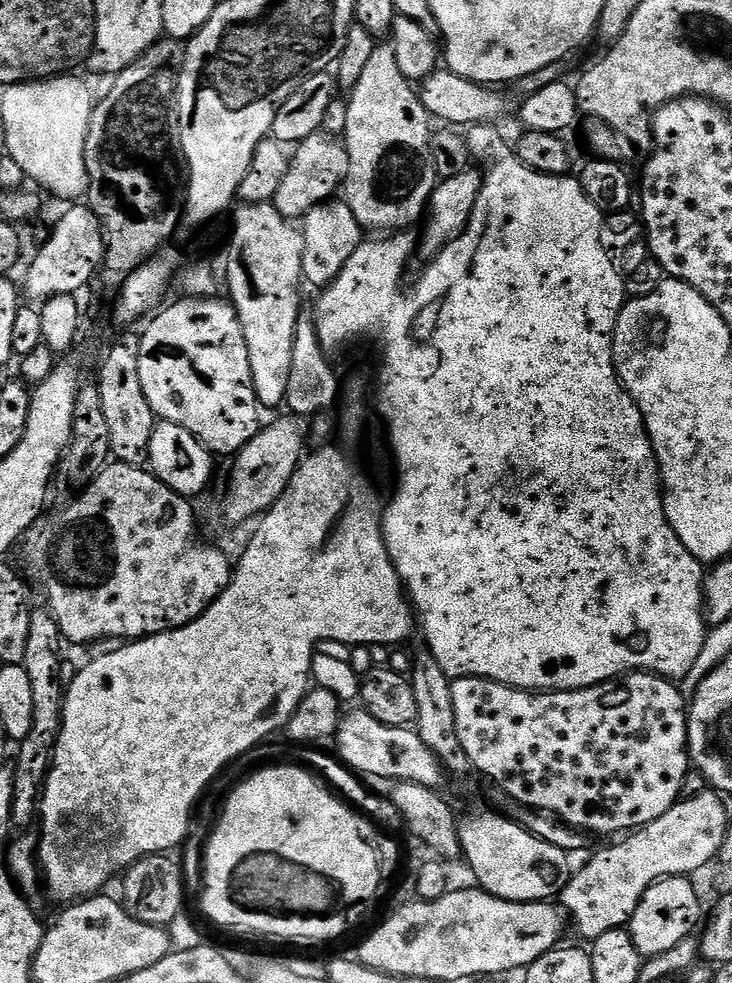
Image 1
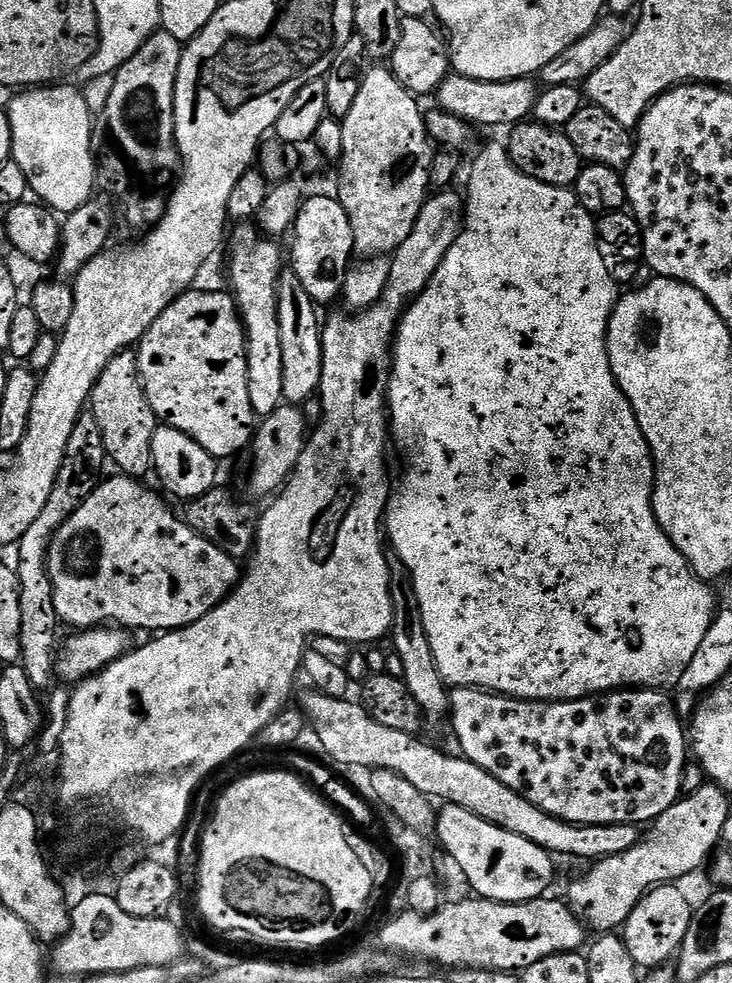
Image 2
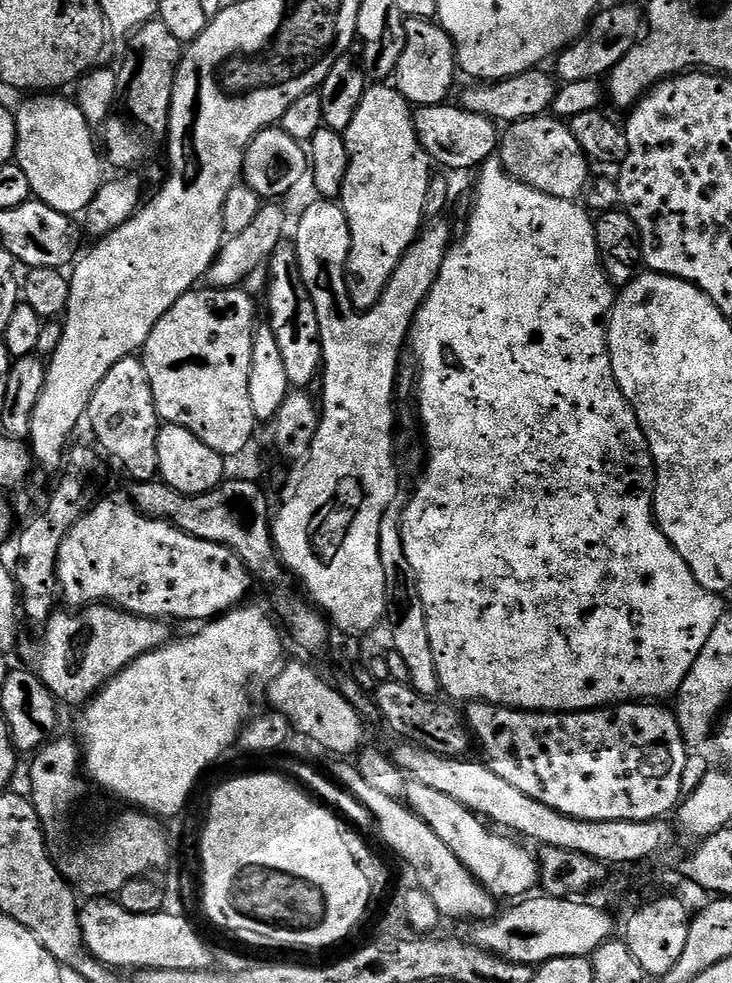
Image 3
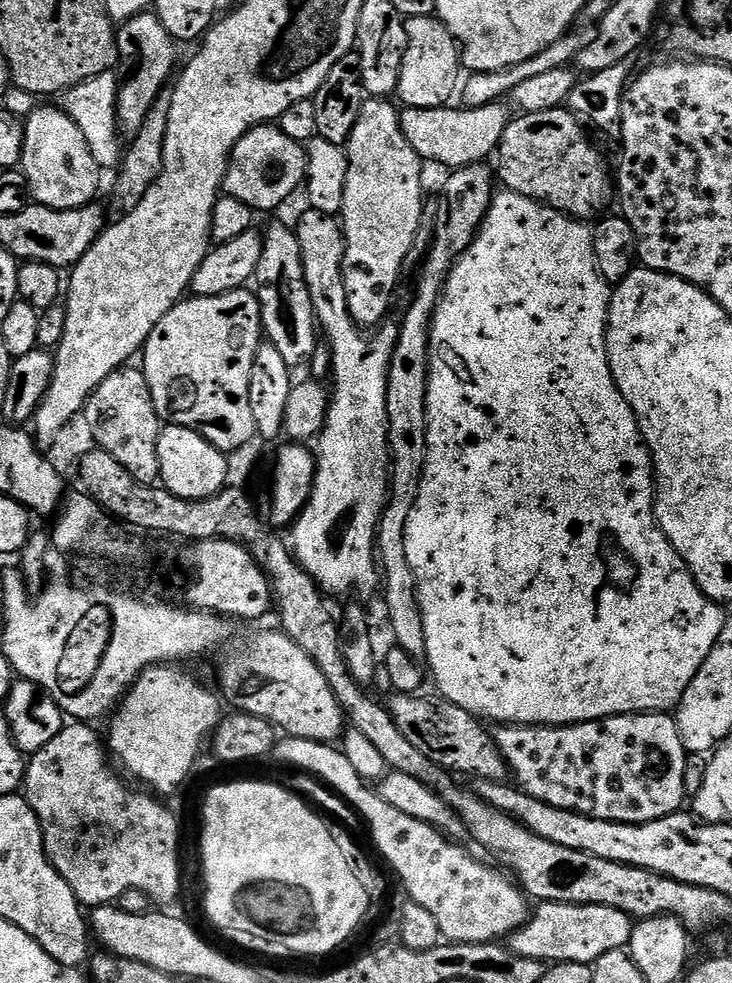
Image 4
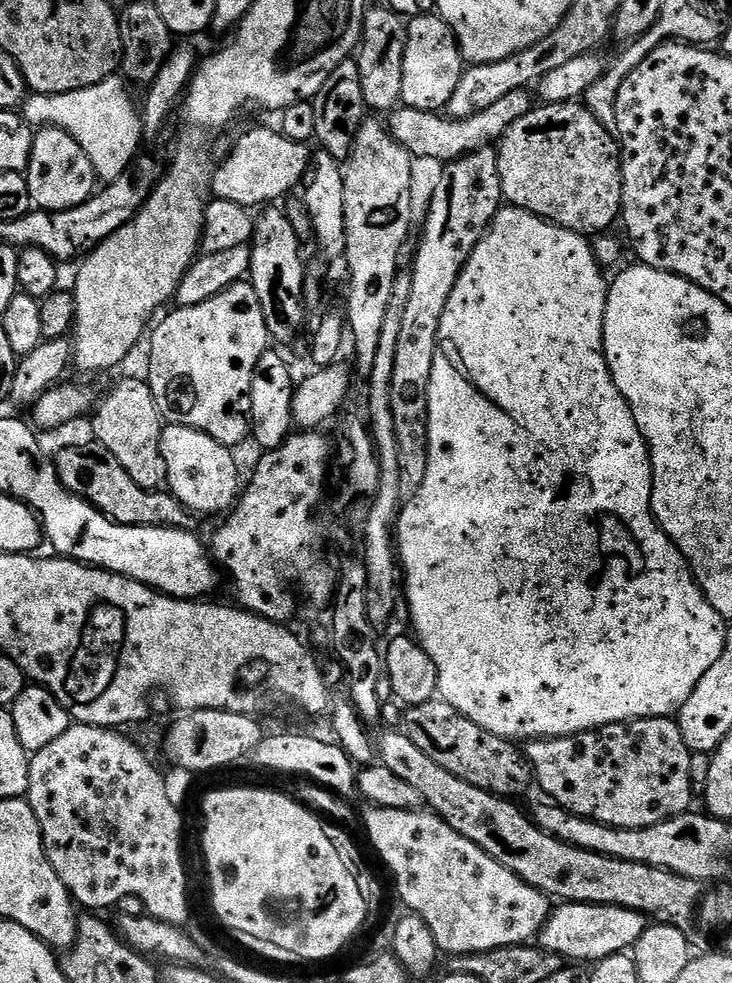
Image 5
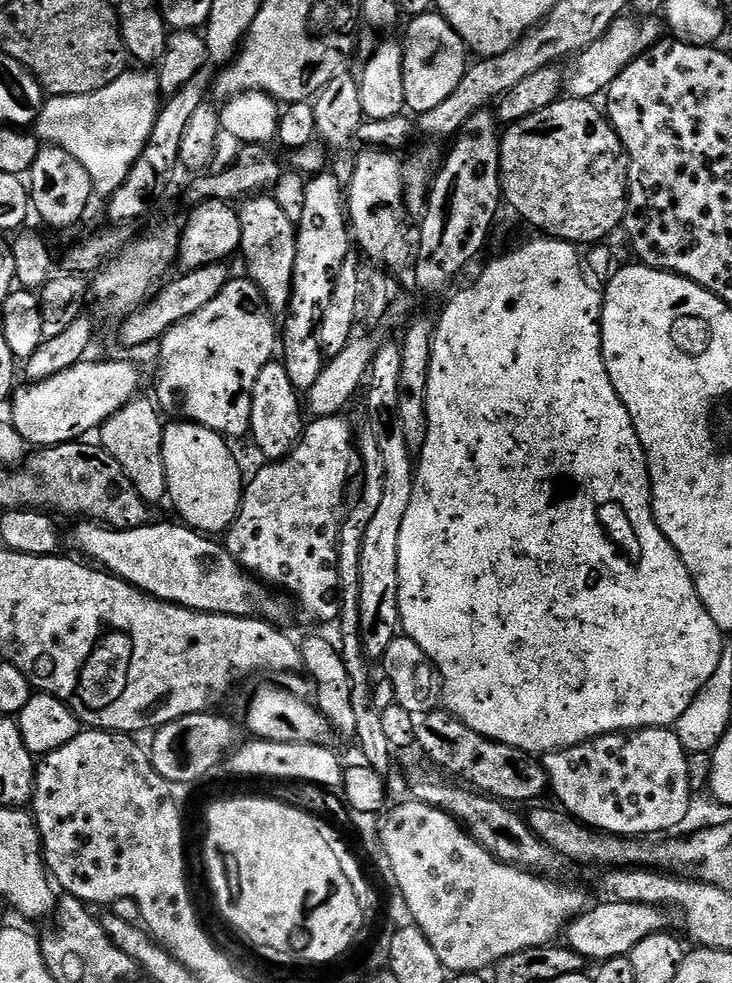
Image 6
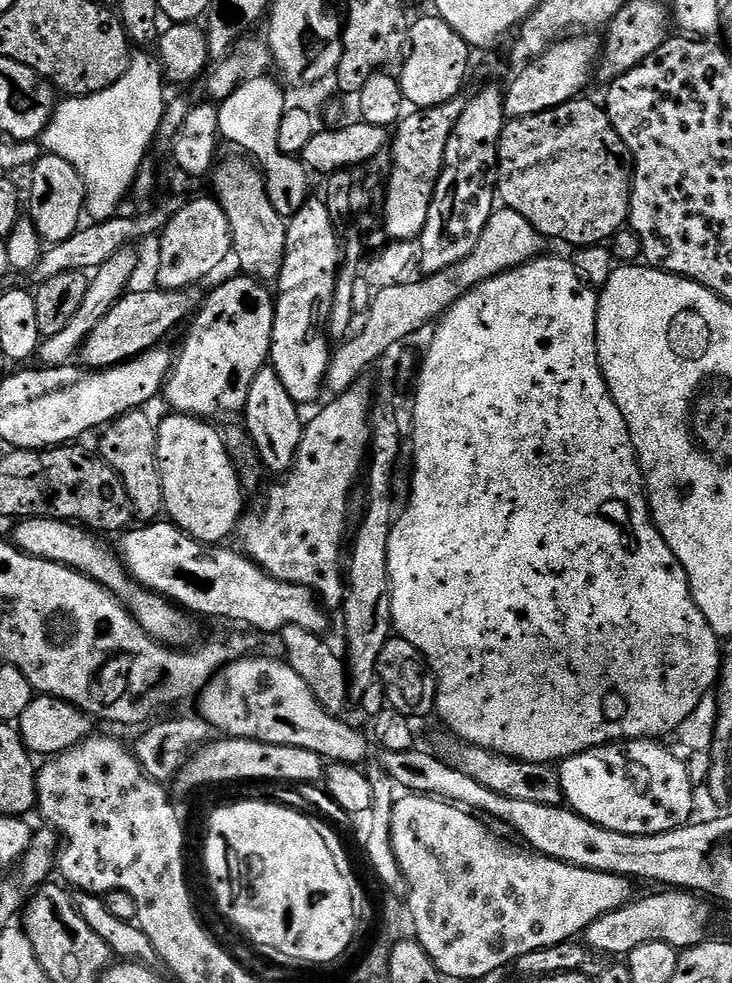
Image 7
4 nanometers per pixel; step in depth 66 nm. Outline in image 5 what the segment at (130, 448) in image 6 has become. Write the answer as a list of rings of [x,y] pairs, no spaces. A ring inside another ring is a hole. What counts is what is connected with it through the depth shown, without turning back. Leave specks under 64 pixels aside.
[[[143,379],[124,380],[99,404],[100,401],[95,405],[96,417],[92,420],[95,443],[106,446],[106,450],[122,462],[122,470],[126,470],[142,490],[163,489],[168,479],[166,462],[162,458],[162,434],[166,424],[160,419],[160,411],[147,382]]]

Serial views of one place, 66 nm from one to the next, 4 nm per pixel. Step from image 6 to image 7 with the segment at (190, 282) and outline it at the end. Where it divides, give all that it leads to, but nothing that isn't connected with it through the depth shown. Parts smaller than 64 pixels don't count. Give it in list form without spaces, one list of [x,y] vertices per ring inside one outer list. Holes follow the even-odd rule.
[[[200,286],[183,288],[177,292],[135,292],[129,291],[122,299],[94,326],[82,349],[83,363],[95,370],[112,368],[126,360],[142,355],[146,350],[157,347],[167,332],[172,332],[184,319],[187,321],[199,309],[206,299],[205,289]]]

